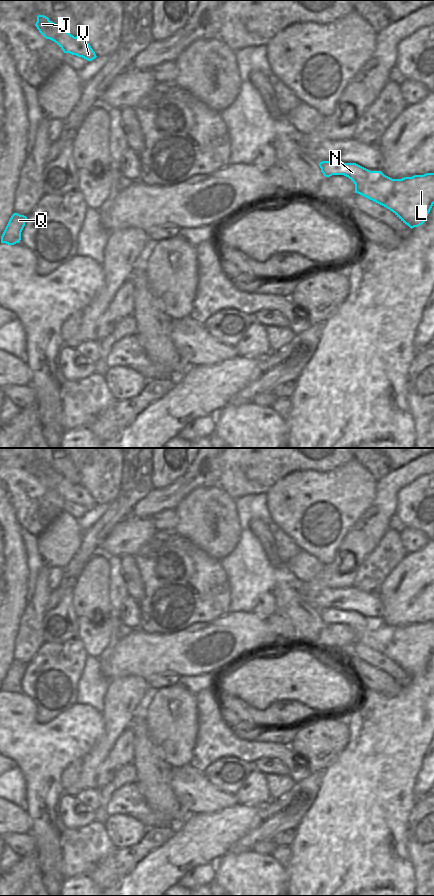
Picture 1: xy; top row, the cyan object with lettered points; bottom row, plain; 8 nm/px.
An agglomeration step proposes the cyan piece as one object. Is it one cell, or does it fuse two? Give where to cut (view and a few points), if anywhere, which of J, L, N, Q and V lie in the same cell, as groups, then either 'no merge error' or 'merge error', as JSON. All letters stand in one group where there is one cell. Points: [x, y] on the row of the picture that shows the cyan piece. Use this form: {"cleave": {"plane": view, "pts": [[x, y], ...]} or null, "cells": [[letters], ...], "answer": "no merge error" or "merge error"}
{"cleave": null, "cells": [["J", "L", "N", "Q", "V"]], "answer": "no merge error"}

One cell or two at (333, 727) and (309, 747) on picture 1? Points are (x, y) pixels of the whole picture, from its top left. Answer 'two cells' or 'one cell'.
one cell

